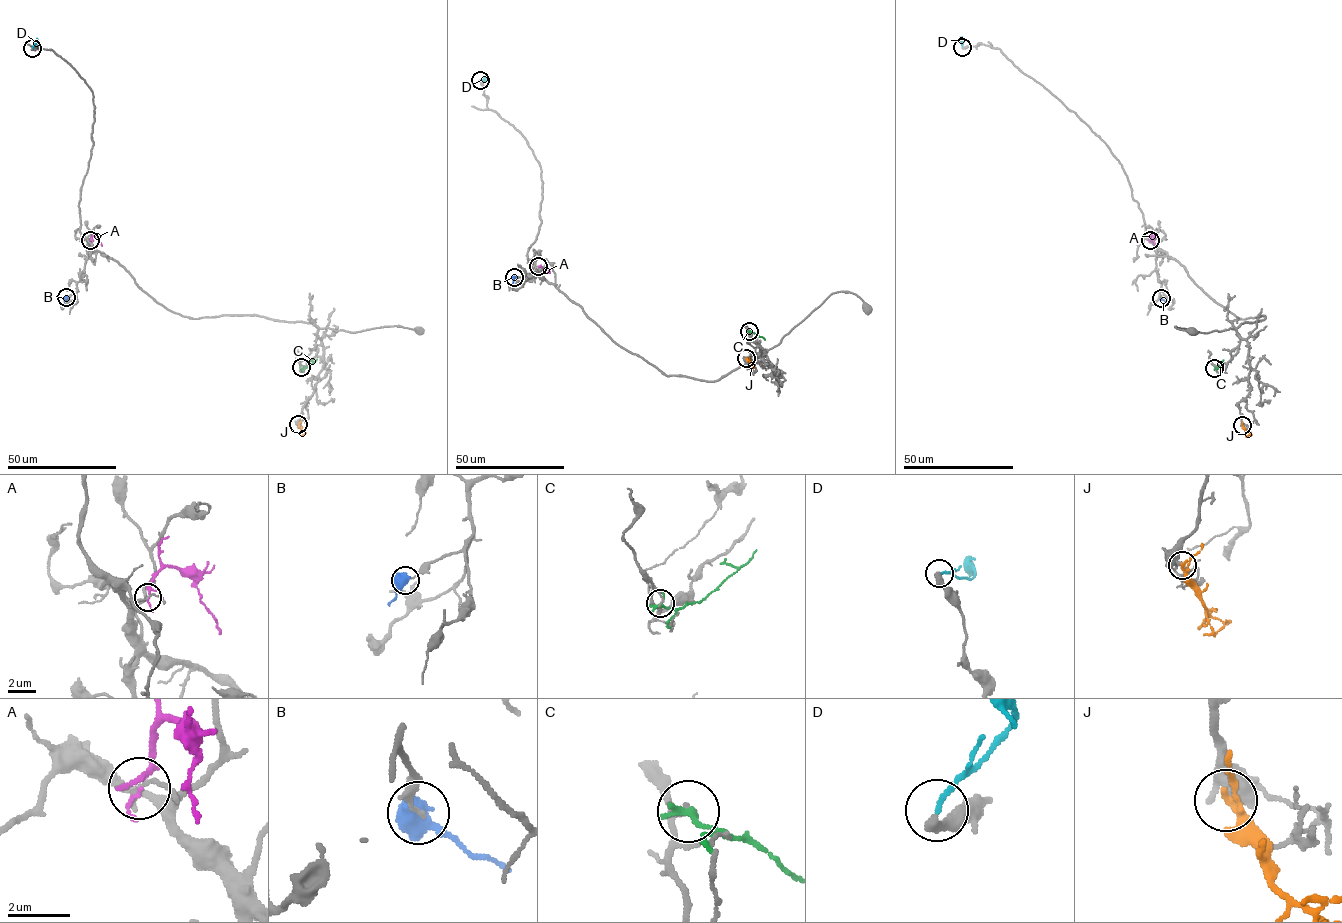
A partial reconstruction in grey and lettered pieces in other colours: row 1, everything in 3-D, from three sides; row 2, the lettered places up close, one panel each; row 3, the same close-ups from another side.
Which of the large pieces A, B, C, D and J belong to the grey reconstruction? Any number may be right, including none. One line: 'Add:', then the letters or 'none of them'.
Add: D

